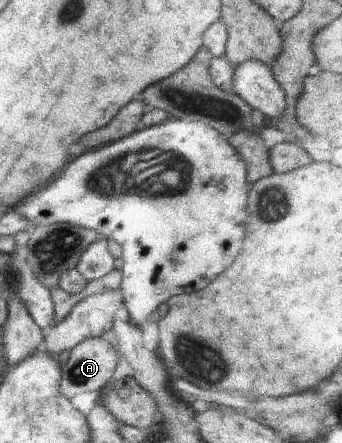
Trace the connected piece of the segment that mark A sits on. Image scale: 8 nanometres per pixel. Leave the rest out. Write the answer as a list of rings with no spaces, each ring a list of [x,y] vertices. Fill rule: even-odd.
[[[88,338],[71,350],[69,362],[61,369],[61,394],[72,399],[83,392],[97,392],[113,376],[117,354],[103,338]]]

